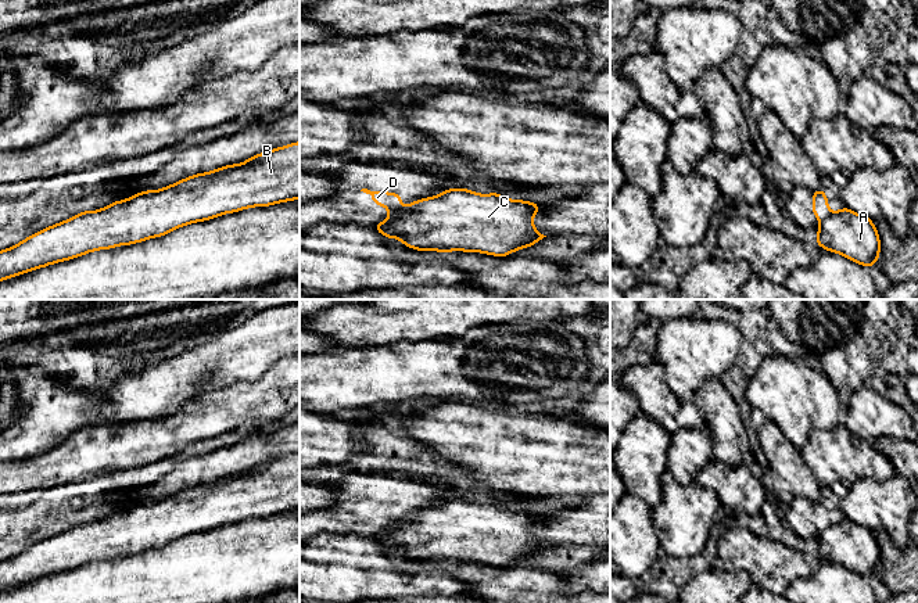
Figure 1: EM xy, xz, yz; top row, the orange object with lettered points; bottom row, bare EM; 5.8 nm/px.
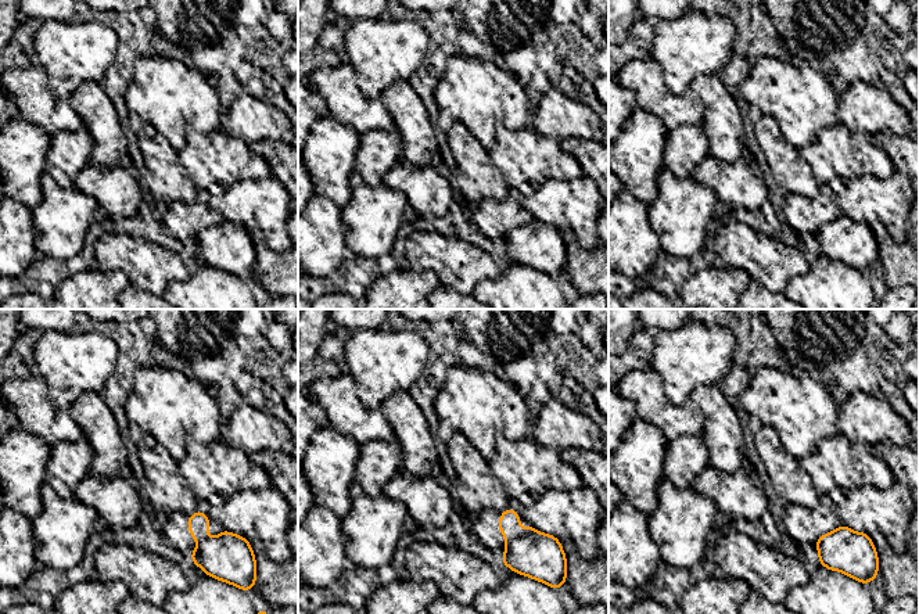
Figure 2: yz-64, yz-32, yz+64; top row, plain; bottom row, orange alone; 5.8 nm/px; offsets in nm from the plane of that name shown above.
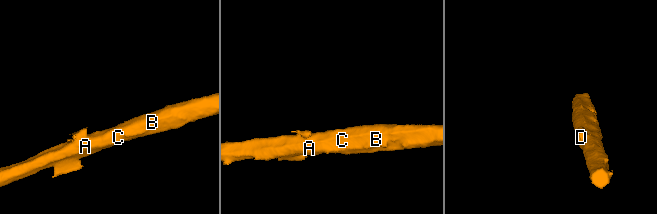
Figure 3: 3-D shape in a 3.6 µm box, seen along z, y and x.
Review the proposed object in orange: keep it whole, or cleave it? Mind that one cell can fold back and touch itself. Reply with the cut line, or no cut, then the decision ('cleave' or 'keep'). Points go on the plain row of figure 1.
cut yz (845, 517), (820, 532); cleave

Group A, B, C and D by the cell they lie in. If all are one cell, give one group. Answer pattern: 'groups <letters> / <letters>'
groups A B C / D

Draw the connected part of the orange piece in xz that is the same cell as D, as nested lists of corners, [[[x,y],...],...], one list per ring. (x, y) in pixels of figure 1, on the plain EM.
[[[362,499],[361,502],[370,505],[374,516],[381,516],[388,520],[390,527],[395,525],[401,518],[401,505],[399,503],[387,503],[387,502],[370,502]]]

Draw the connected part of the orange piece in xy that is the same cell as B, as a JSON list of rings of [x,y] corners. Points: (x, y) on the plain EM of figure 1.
[[[300,452],[252,466],[243,474],[196,484],[159,500],[146,500],[108,517],[49,536],[0,561],[0,592],[98,560],[165,546],[184,535],[254,517],[300,510]]]

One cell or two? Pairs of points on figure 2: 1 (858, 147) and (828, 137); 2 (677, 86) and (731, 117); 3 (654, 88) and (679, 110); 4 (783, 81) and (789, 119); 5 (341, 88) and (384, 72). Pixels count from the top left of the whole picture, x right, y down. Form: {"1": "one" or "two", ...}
{"1": "one", "2": "two", "3": "one", "4": "one", "5": "two"}

